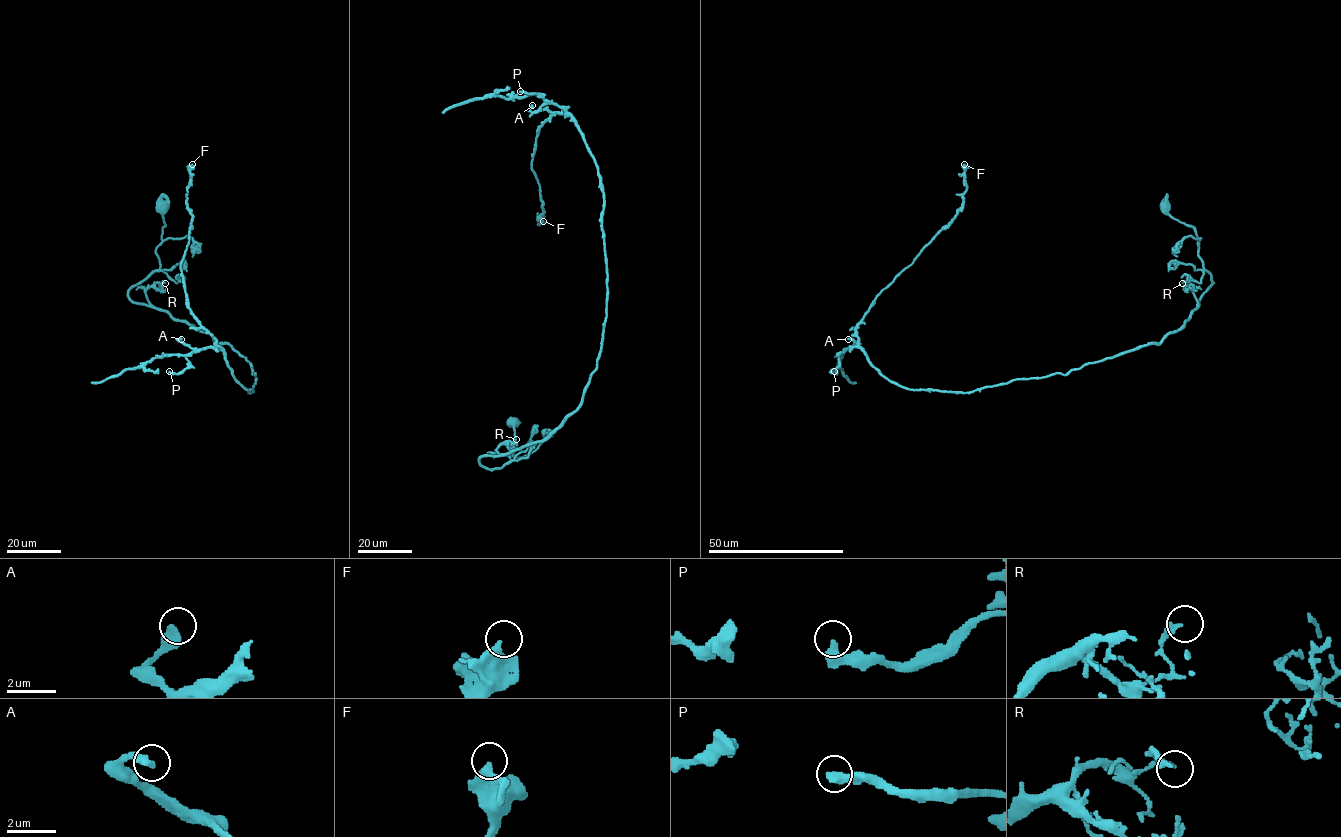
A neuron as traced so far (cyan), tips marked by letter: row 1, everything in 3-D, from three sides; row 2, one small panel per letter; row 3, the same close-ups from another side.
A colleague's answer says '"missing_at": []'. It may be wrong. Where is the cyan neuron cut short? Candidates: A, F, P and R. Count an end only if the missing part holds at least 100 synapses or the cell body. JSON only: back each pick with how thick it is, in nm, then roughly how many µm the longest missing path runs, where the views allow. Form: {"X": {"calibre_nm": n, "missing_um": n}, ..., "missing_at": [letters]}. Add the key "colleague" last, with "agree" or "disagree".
{"missing_at": [], "colleague": "agree"}

